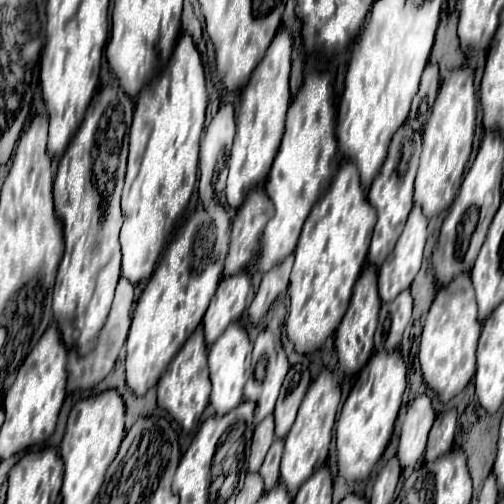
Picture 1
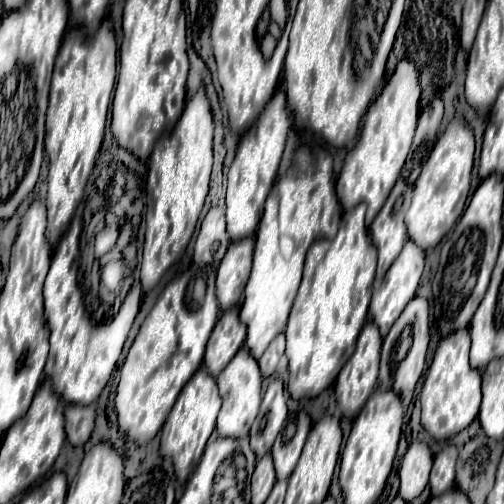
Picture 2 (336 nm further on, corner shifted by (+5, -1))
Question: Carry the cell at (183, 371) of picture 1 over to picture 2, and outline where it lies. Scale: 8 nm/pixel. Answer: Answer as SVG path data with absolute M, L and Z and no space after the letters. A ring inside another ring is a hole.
M197 370L197 374L187 382L185 390L181 390L163 430L161 430L161 456L167 456L173 460L175 466L175 474L181 478L181 482L185 484L189 480L189 476L193 474L193 470L197 468L205 444L211 436L211 432L215 430L215 418L219 414L221 408L221 396L217 392L217 382L215 378L205 370Z

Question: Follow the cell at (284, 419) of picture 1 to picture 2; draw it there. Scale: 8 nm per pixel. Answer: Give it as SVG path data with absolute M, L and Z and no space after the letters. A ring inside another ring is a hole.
M301 410L299 418L297 418L297 432L295 436L289 440L289 442L275 442L275 448L271 450L271 456L273 456L273 462L275 462L275 472L277 472L277 480L287 480L295 466L297 466L297 460L303 452L303 446L305 446L305 440L307 440L307 434L311 430L311 418L305 414L305 410Z

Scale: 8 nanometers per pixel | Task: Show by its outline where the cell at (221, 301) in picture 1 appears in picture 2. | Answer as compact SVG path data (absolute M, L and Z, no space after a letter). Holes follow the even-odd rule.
M233 308L229 310L229 314L223 314L217 326L213 328L203 358L203 366L207 368L207 372L217 378L223 372L223 368L231 362L231 358L239 352L243 342L245 342L245 324L239 318L239 308Z

